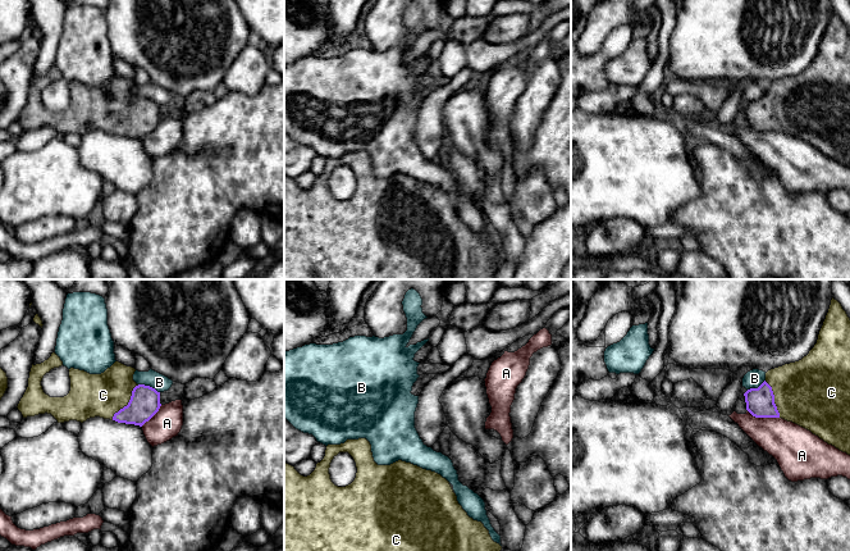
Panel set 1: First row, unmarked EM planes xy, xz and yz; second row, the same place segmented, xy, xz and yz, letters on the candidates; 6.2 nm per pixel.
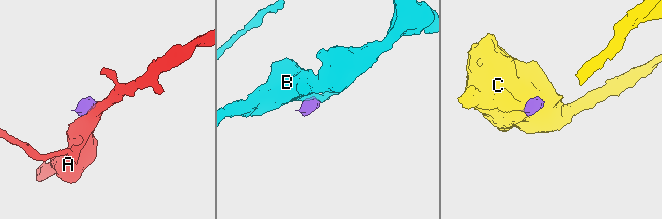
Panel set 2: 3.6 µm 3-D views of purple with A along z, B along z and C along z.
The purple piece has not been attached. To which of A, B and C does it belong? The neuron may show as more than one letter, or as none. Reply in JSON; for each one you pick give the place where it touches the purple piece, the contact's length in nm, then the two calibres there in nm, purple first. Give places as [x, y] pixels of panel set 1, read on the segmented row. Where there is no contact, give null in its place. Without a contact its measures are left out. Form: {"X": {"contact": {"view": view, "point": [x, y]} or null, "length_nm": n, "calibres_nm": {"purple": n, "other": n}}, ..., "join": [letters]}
{"C": {"contact": {"view": "xy", "point": [128, 402]}, "length_nm": 280, "calibres_nm": {"purple": 190, "other": 280}}, "join": ["C"]}

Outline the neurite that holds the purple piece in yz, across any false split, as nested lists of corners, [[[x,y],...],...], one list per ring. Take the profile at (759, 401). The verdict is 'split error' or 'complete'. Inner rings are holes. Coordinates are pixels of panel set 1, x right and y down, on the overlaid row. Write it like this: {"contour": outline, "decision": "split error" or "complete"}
{"contour": [[[832,297],[817,343],[806,356],[799,361],[768,370],[766,381],[758,388],[748,390],[744,396],[746,410],[753,416],[782,418],[792,422],[850,455],[850,318],[841,304]]], "decision": "split error"}

